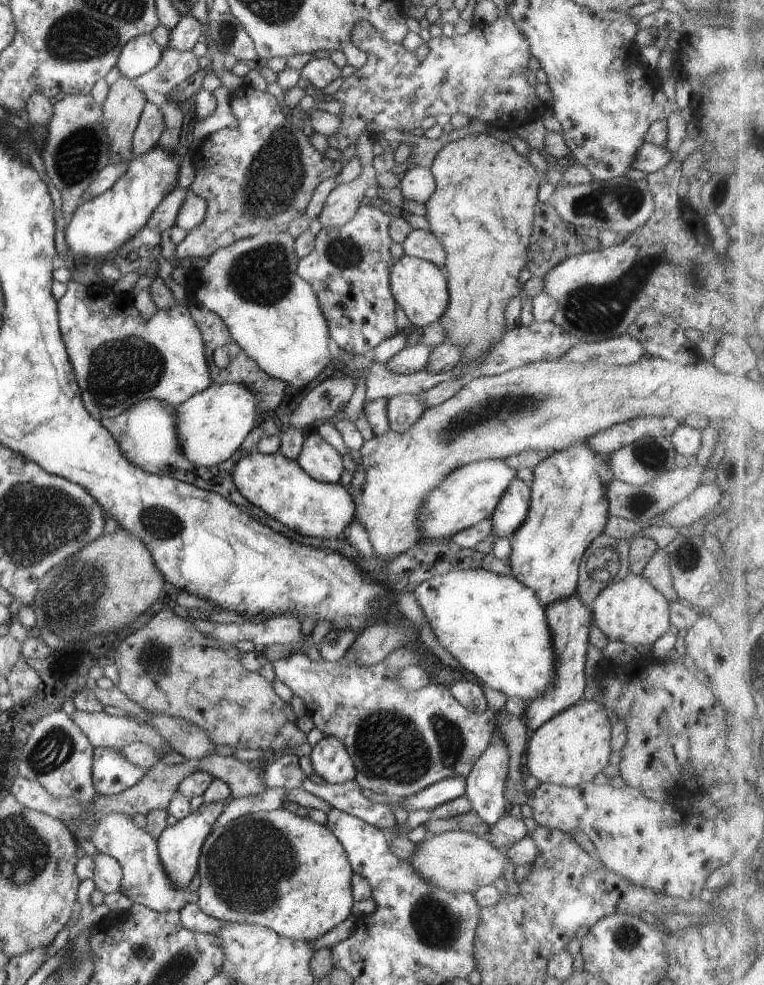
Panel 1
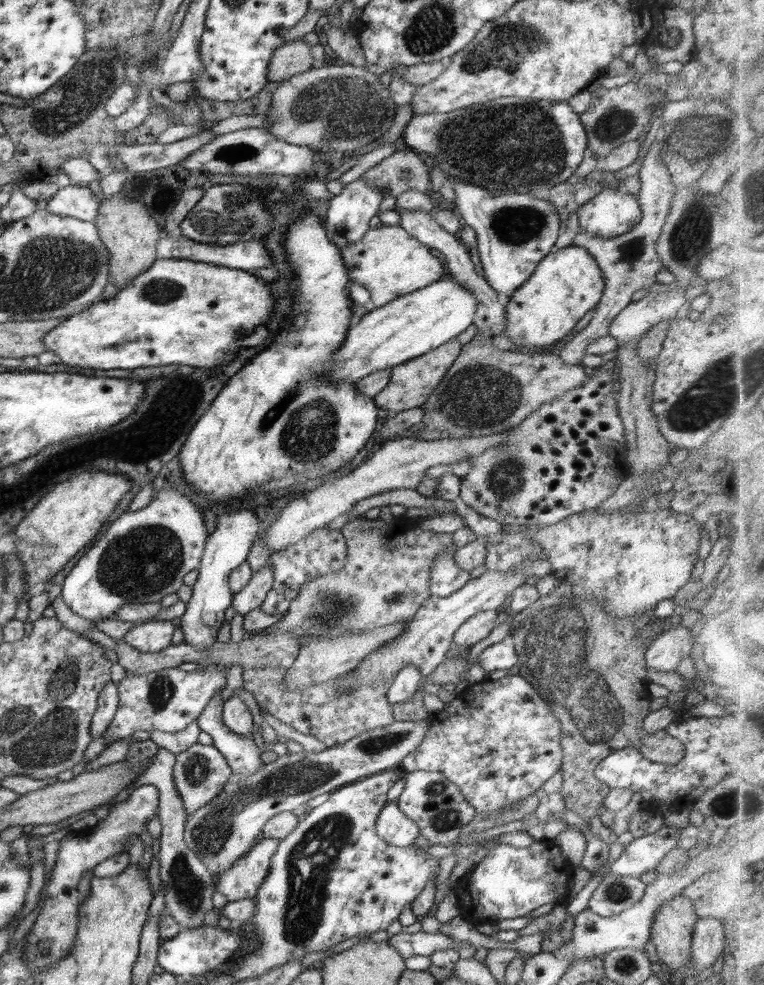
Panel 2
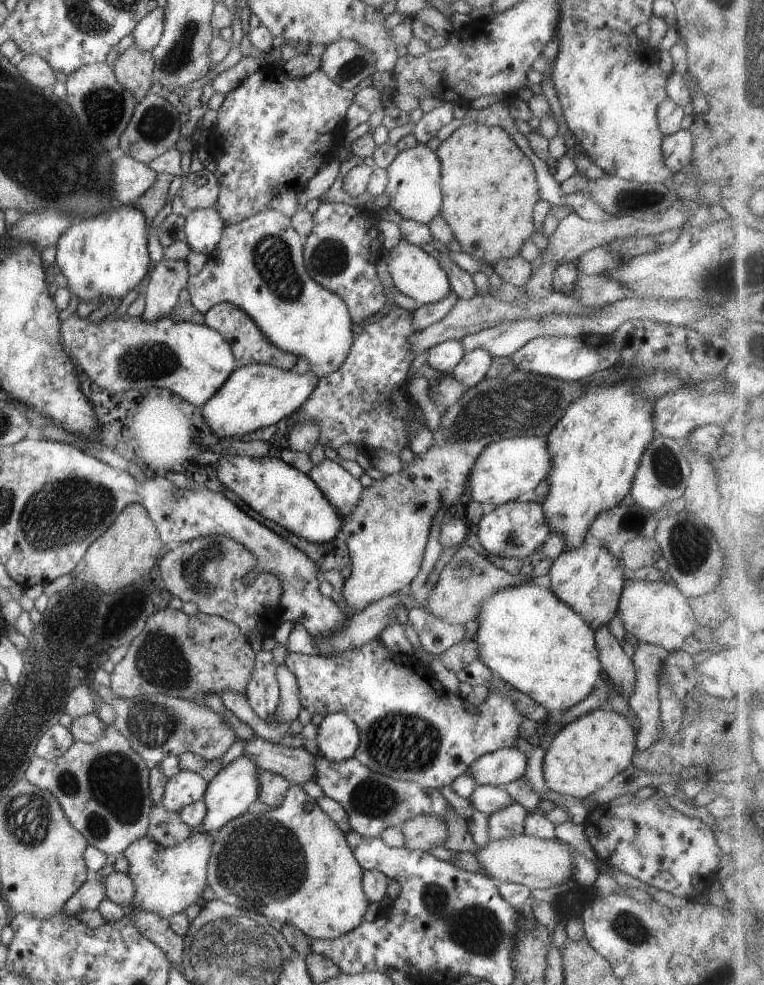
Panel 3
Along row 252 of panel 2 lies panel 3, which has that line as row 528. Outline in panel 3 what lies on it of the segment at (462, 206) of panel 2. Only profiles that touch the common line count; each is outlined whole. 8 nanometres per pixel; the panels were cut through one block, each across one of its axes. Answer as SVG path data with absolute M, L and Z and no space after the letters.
M530 497L487 509L478 522L475 533L480 541L480 546L487 553L508 558L524 558L540 551L544 541L550 537L551 530L547 525L547 517L542 510L540 501Z

